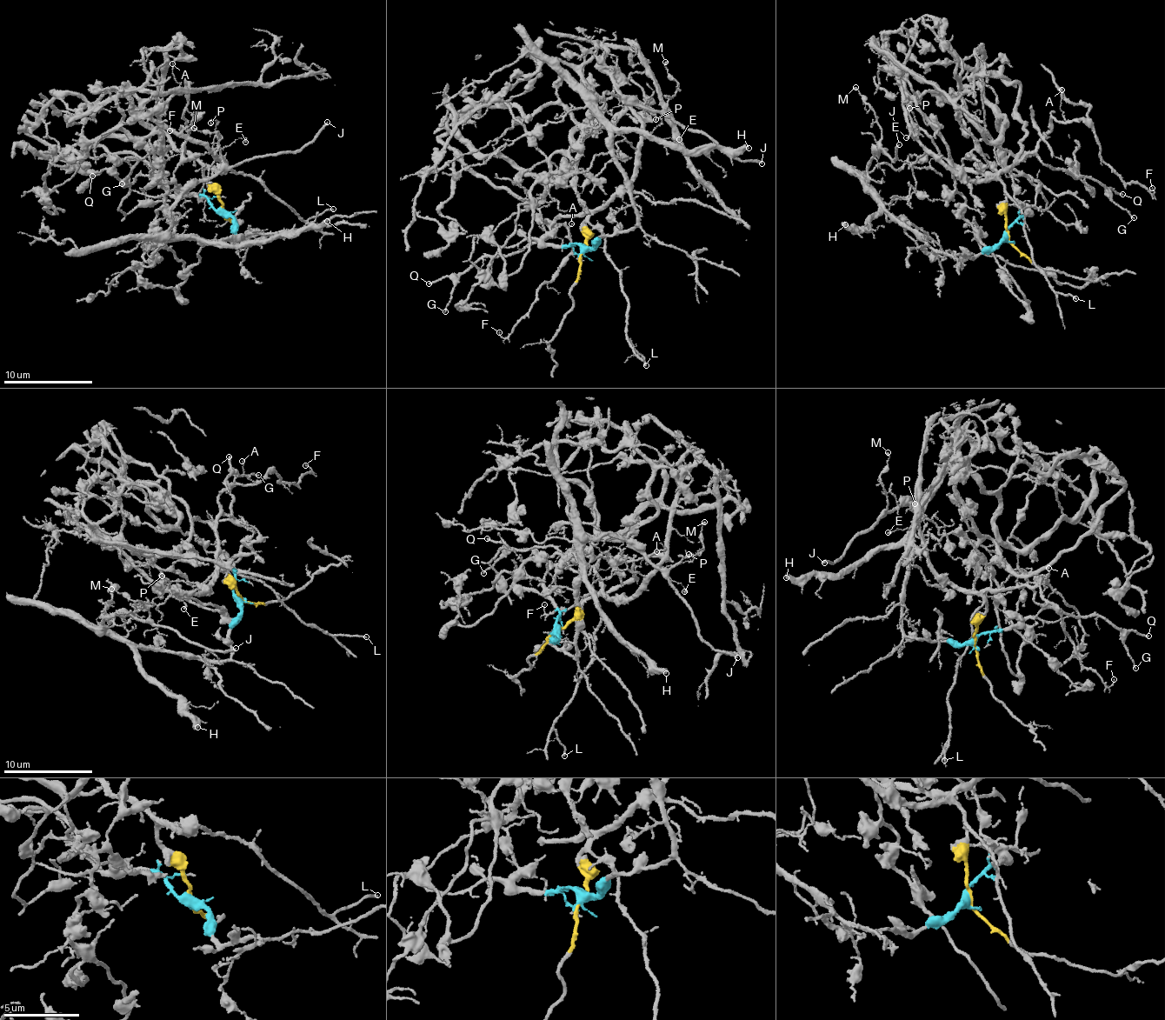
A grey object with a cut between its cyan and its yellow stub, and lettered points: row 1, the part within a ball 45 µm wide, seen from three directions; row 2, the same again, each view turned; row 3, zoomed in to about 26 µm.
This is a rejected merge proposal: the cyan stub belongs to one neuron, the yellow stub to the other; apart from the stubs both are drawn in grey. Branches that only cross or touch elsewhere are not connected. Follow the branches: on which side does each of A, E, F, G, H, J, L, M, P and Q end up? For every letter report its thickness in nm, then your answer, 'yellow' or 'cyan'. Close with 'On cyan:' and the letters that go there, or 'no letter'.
A: 90 nm thick; yellow
E: 140 nm thick; yellow
F: 100 nm thick; yellow
G: 140 nm thick; yellow
H: 480 nm thick; cyan
J: 200 nm thick; cyan
L: 170 nm thick; yellow
M: 140 nm thick; cyan
P: 140 nm thick; yellow
Q: 160 nm thick; yellow
On cyan: H, J, M

